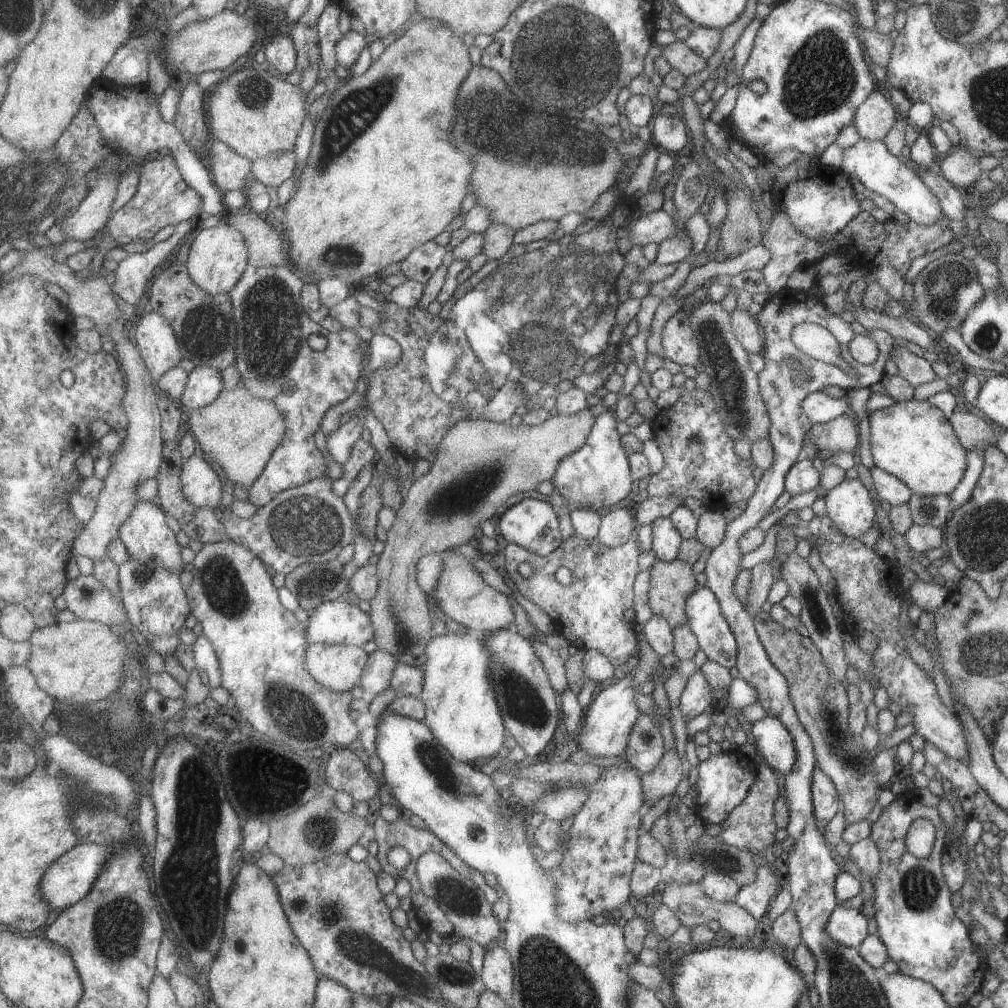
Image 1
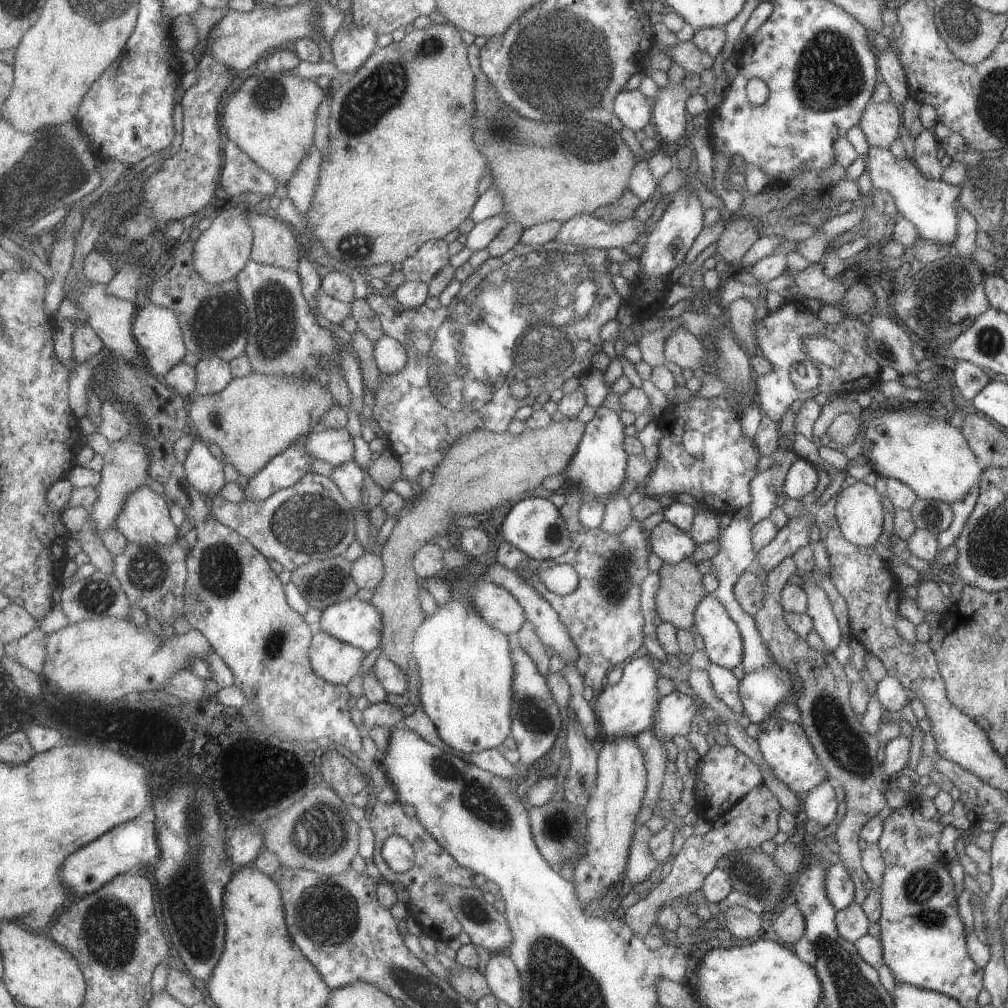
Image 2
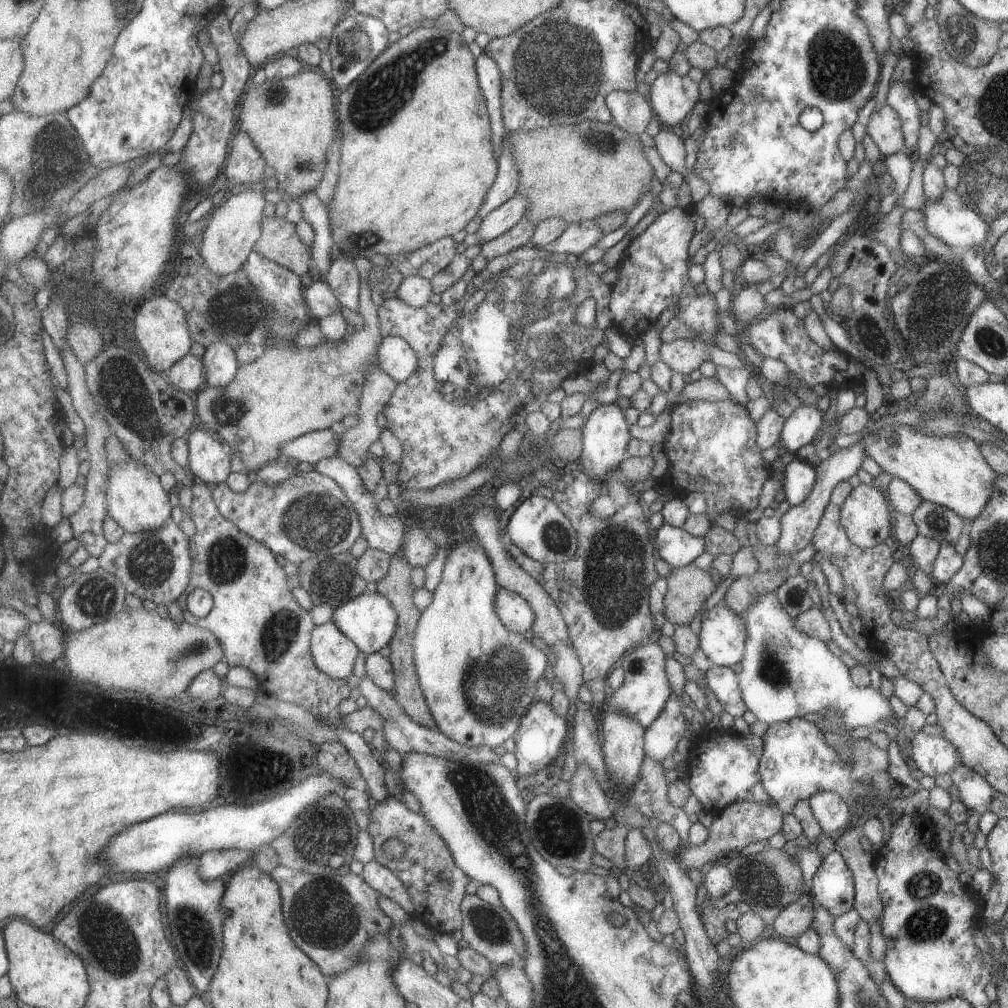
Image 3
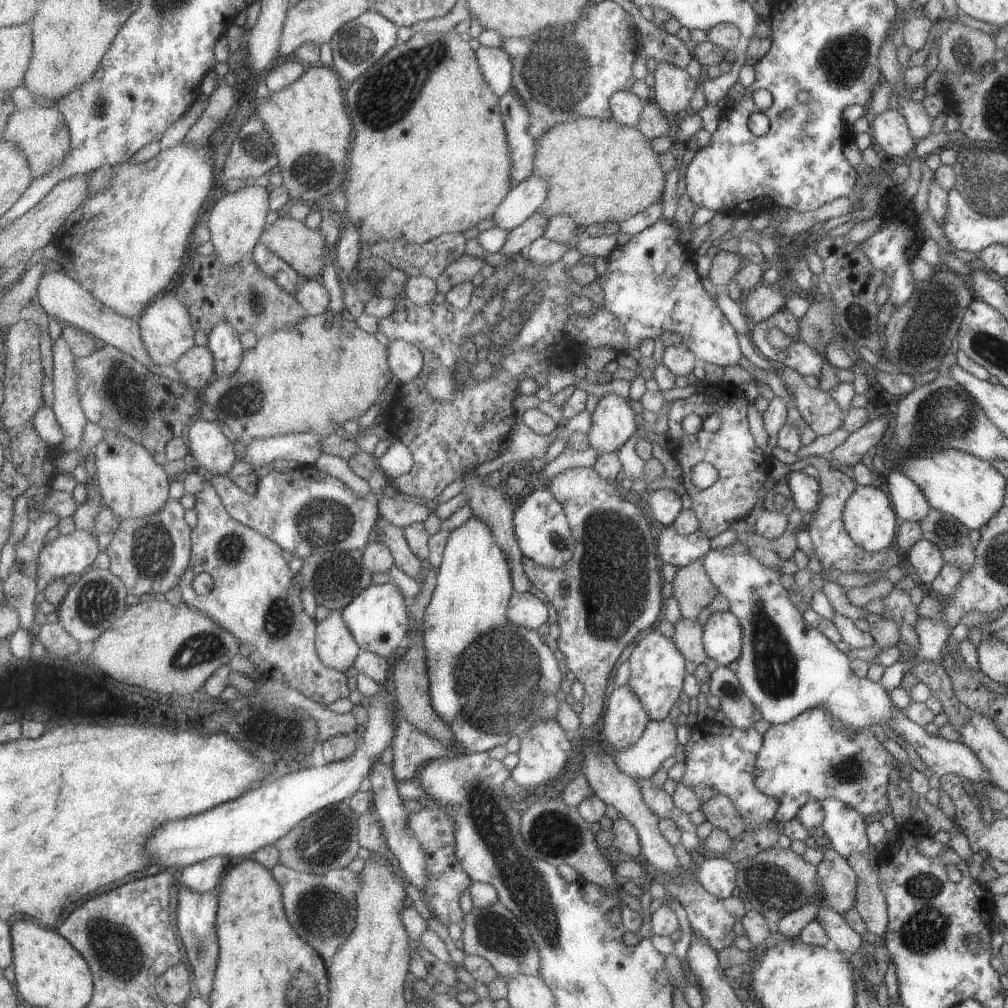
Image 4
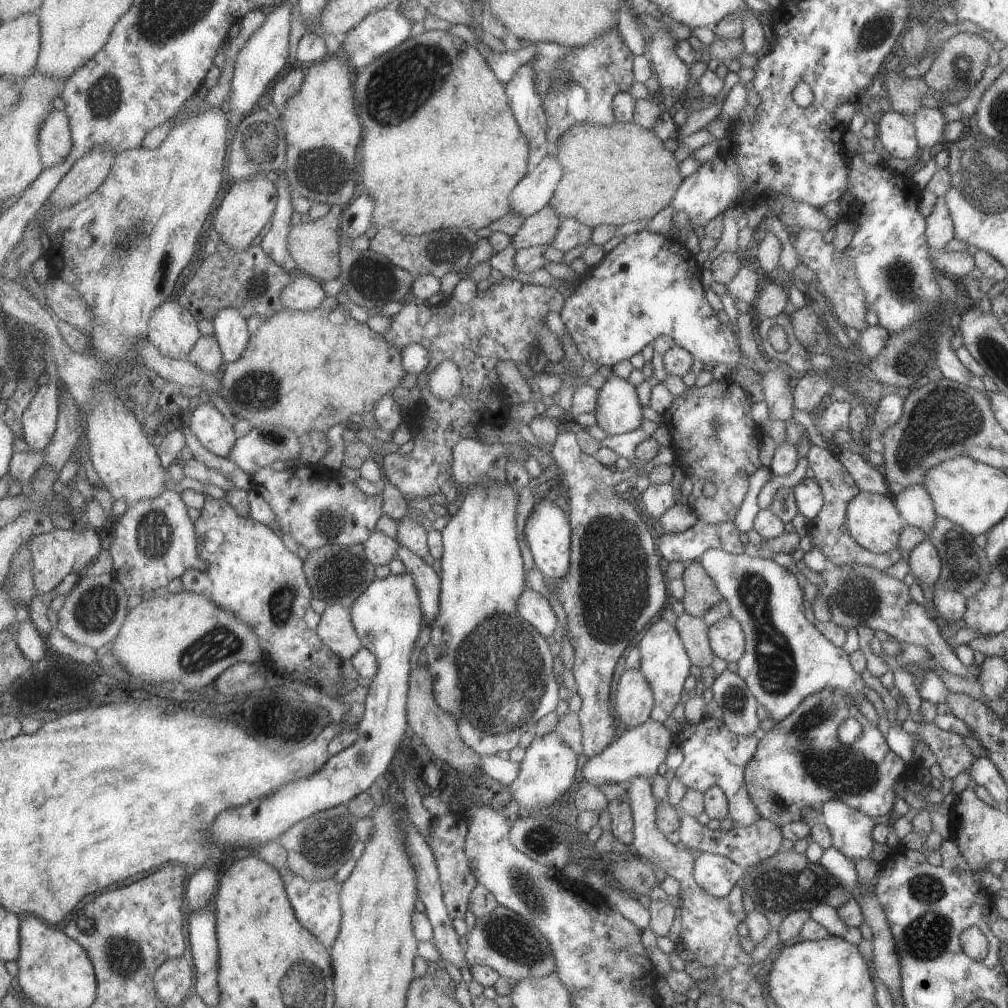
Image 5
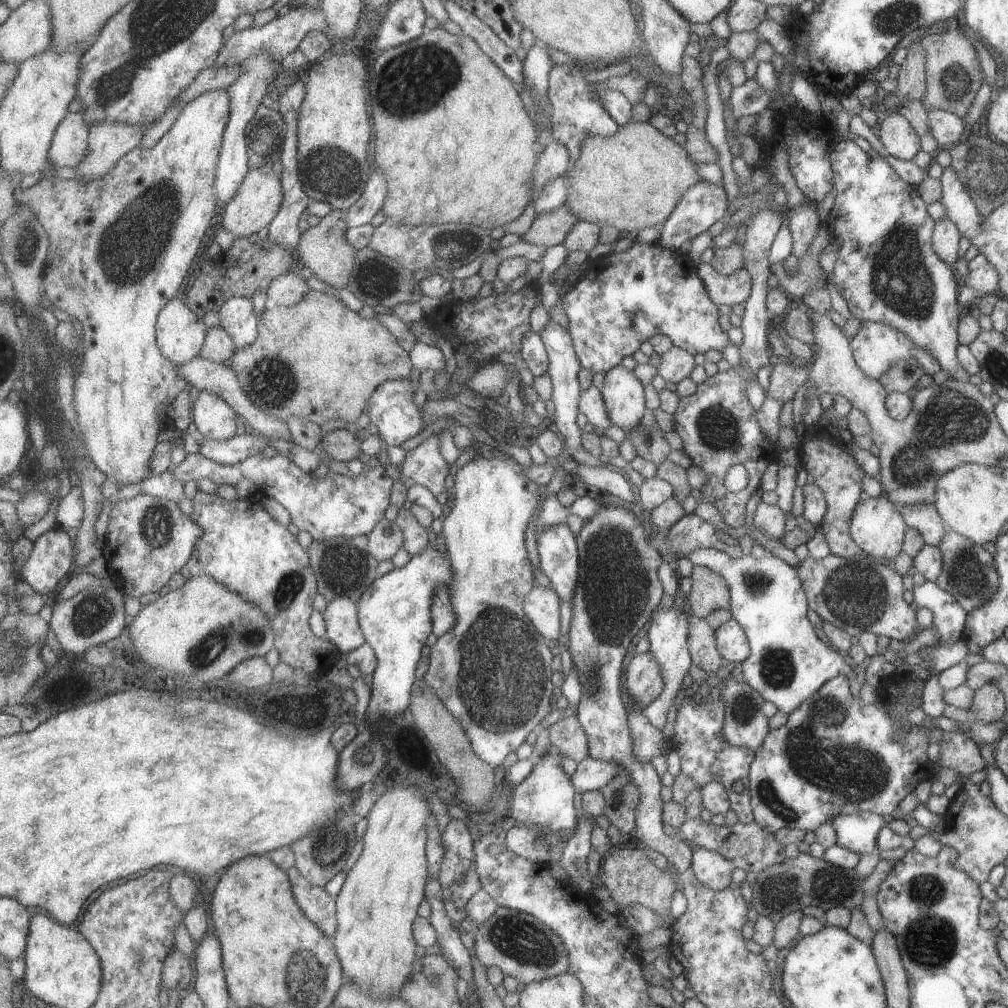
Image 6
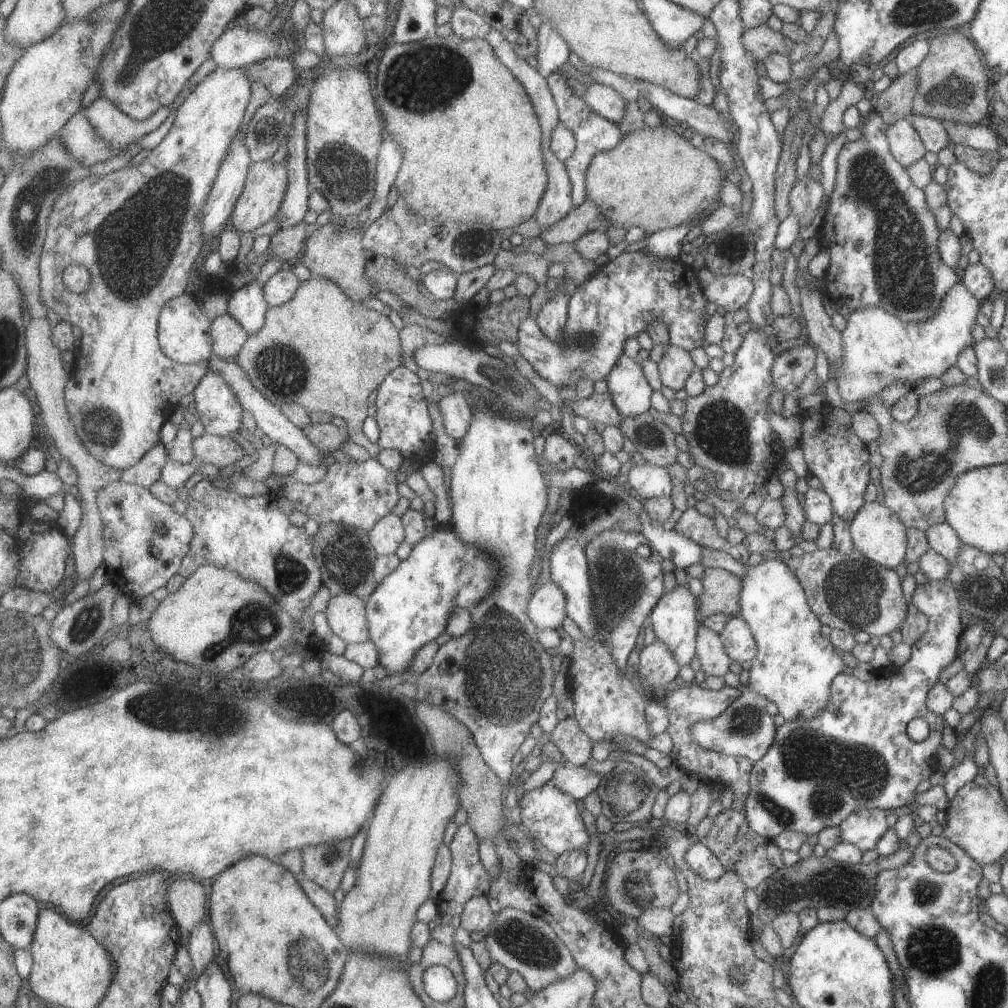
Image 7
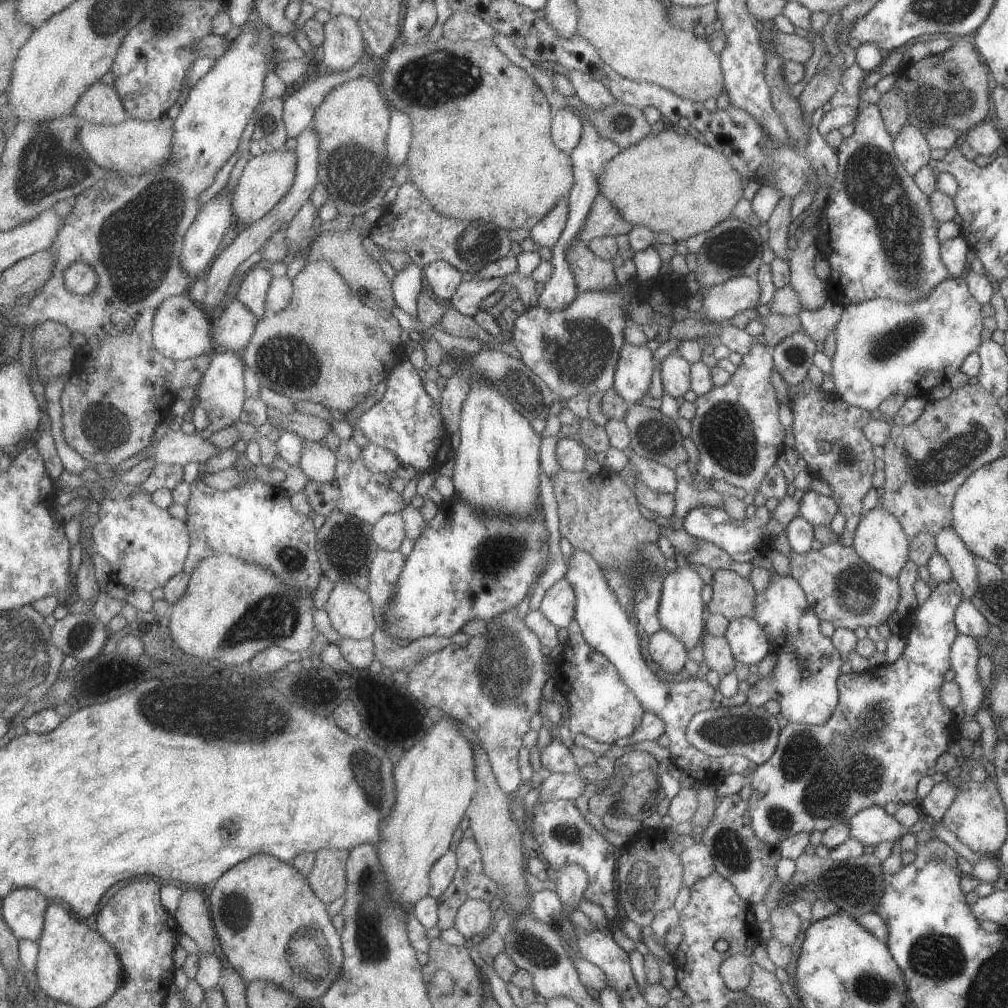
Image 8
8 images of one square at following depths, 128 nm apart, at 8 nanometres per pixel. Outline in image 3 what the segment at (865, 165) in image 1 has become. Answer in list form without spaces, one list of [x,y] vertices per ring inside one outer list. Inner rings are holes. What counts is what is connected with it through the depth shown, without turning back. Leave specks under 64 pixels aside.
[[[943,189],[943,192],[934,200],[927,201],[920,208],[924,218],[924,227],[932,237],[938,238],[944,245],[962,251],[971,245],[981,245],[985,240],[985,233],[989,222],[981,217],[967,205],[956,193],[956,189]]]

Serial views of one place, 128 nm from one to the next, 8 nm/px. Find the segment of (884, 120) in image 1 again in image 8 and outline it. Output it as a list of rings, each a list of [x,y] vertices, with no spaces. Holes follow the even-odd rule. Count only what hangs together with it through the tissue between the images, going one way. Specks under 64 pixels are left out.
[[[905,122],[899,132],[892,138],[893,152],[901,166],[912,174],[923,165],[929,162],[929,145],[924,134],[911,123]]]

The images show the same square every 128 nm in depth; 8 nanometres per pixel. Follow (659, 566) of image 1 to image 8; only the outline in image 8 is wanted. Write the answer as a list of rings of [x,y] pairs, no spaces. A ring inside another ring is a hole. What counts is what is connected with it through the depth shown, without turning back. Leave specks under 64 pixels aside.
[[[716,569],[711,588],[711,599],[705,604],[706,613],[723,615],[729,621],[735,617],[752,618],[756,592],[747,577],[741,577],[734,571]]]

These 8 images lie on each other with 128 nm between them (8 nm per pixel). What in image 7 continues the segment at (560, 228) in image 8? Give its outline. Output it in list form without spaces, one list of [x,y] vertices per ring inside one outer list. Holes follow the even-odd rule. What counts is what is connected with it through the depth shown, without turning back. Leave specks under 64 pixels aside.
[[[542,142],[542,149],[549,180],[547,190],[536,212],[541,230],[563,220],[574,207],[574,188],[566,164],[557,158],[553,149],[547,150],[547,142]]]

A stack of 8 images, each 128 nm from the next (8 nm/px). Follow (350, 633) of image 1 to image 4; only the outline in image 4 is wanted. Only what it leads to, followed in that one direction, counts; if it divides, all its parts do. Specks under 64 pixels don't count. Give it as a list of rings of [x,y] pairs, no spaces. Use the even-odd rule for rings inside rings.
[[[394,582],[384,585],[373,584],[341,611],[349,630],[363,650],[389,658],[394,650],[406,647],[410,640],[411,614],[407,609],[409,601],[403,597]]]

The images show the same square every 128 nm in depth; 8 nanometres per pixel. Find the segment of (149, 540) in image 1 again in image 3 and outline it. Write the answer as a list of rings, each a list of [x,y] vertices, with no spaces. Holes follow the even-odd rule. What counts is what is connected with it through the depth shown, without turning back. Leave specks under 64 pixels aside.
[[[133,458],[126,463],[111,467],[109,471],[107,495],[108,511],[125,530],[130,533],[143,533],[155,530],[171,521],[171,500],[158,474],[151,472],[144,464]]]

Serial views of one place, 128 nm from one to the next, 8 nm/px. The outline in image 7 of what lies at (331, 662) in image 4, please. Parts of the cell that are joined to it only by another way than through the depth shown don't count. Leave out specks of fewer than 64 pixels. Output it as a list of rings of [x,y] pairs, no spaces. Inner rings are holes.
[[[344,592],[332,596],[325,611],[333,632],[343,637],[349,645],[370,640],[367,605],[364,598],[351,592]]]

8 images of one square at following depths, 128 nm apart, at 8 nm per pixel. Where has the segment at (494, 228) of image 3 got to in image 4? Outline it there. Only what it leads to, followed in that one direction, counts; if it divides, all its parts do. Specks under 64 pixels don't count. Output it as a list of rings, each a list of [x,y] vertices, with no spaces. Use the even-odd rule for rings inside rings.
[[[531,174],[509,191],[493,213],[494,226],[506,231],[517,228],[539,210],[547,200],[548,192],[549,183],[542,176]]]

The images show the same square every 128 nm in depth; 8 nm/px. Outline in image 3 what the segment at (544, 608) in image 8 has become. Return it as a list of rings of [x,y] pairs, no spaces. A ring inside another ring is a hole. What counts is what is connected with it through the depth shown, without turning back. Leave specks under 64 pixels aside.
[[[501,587],[496,594],[495,608],[499,618],[511,632],[529,634],[536,614],[530,602],[520,594]]]

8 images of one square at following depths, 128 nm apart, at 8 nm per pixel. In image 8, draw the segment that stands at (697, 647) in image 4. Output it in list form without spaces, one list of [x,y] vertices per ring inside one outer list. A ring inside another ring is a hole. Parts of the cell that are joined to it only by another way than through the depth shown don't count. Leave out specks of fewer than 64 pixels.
[[[707,632],[702,633],[702,661],[709,670],[714,670],[721,678],[733,672],[735,659],[732,657],[728,642],[724,636],[716,637]]]

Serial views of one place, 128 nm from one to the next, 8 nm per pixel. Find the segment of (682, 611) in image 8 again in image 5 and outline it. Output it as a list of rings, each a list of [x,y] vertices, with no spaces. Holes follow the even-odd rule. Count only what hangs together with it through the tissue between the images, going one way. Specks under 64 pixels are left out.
[[[662,619],[658,622],[656,620],[651,621],[651,625],[645,630],[645,634],[639,640],[637,647],[640,656],[638,669],[643,675],[644,681],[647,682],[653,697],[650,719],[662,723],[681,701],[681,689],[685,678],[689,676],[691,664],[674,626]]]

